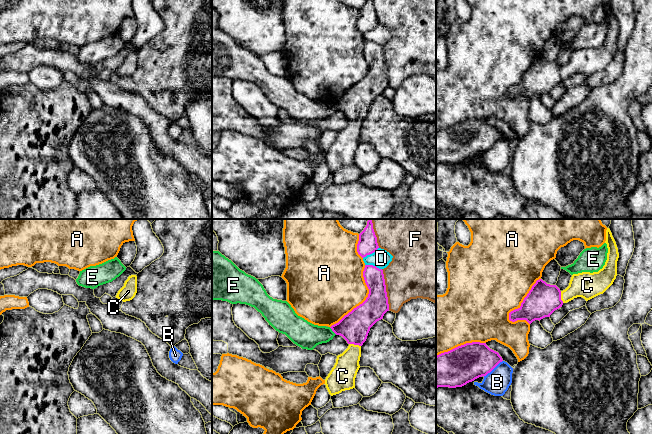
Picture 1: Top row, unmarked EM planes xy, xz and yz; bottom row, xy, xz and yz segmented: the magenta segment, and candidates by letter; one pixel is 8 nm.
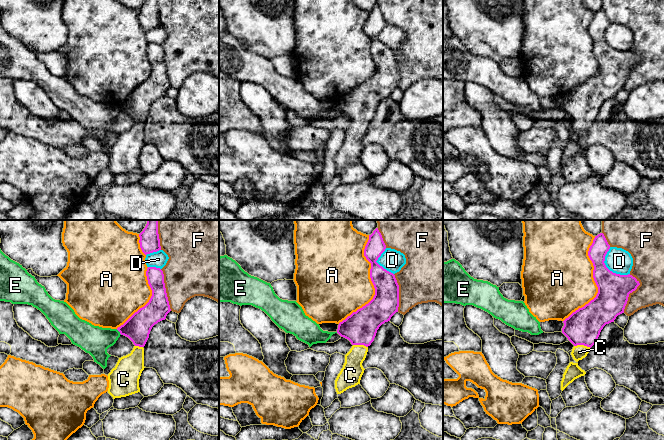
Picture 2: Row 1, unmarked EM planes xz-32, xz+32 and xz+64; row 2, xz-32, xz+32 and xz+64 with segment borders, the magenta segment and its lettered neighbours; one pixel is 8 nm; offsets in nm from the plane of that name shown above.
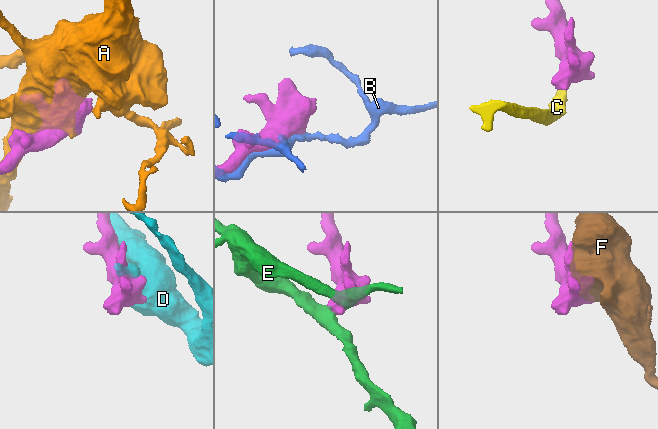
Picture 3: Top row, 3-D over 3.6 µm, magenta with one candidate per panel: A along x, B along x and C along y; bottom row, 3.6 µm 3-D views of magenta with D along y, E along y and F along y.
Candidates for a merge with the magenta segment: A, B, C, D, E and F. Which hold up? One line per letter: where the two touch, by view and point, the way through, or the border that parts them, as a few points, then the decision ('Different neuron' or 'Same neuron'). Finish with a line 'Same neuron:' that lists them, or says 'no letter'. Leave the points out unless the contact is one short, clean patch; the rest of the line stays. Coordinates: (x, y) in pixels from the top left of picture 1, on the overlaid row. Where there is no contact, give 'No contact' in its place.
A: Touches magenta at xz (365, 300). Different neuron
B: Touches magenta at yz (492, 369). Different neuron
C: Touches magenta at xz (355, 344). Path across: xz (354, 327), (355, 344), (354, 351), (344, 372). Same neuron
D: Touches magenta at xz (370, 253). Different neuron
E: Touches magenta at xz (333, 331). Boundary: xz (329, 327), (336, 334). Different neuron
F: Touches magenta at xz (385, 289). Different neuron
Same neuron: C

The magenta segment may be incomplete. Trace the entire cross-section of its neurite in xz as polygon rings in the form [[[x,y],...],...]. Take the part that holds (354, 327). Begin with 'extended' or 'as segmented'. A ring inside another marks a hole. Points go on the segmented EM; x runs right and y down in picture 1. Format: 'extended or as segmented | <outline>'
extended | [[[365,265],[363,277],[369,289],[368,297],[330,327],[349,344],[348,348],[337,356],[334,367],[325,379],[331,396],[355,388],[355,378],[360,368],[361,346],[366,341],[370,328],[389,311],[383,270],[373,265]]]

